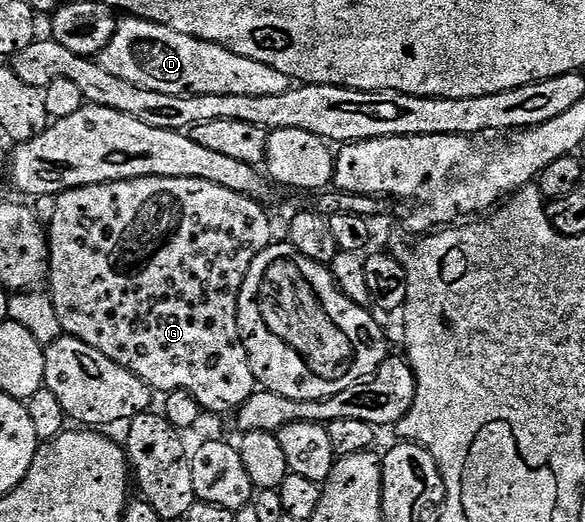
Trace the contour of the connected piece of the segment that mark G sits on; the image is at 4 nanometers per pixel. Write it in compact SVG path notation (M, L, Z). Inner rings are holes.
M143 177L142 179L111 181L110 183L102 183L101 185L87 185L86 187L78 187L77 189L67 189L64 193L57 196L54 219L46 229L48 235L48 275L46 278L46 289L50 294L54 311L57 312L58 321L61 323L63 332L69 337L76 337L82 343L94 347L94 351L102 351L102 355L106 355L106 359L110 359L114 363L126 367L134 375L138 375L138 379L145 381L157 394L167 395L172 392L178 392L181 389L182 391L189 392L190 395L194 397L198 404L200 404L201 410L208 412L209 409L212 413L230 412L229 414L239 410L240 406L246 403L246 399L250 399L252 394L257 392L258 389L256 376L253 375L252 368L248 362L248 352L244 346L244 340L240 337L238 303L240 302L240 288L246 279L246 275L250 271L250 267L254 263L254 259L266 248L266 246L273 244L274 241L274 237L272 237L272 221L268 218L268 213L264 209L267 208L252 197L238 195L234 191L226 191L226 187L218 187L214 183L206 183L202 179L166 179L165 181L162 181L158 177Z

